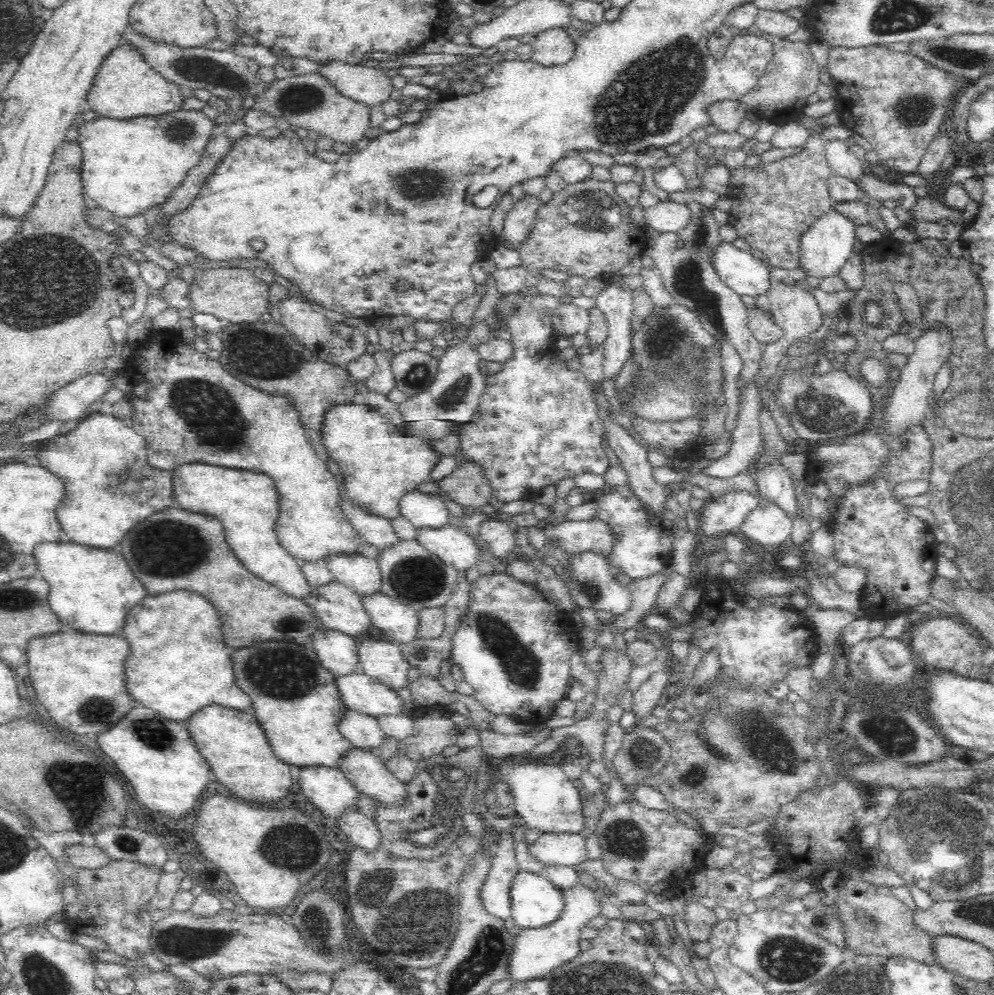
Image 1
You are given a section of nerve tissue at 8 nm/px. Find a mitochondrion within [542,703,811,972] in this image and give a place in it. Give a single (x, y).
(767, 745)

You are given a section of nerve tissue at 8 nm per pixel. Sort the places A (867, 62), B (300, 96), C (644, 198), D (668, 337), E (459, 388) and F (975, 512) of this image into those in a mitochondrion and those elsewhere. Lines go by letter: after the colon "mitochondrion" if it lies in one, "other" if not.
A: other
B: mitochondrion
C: other
D: mitochondrion
E: mitochondrion
F: mitochondrion

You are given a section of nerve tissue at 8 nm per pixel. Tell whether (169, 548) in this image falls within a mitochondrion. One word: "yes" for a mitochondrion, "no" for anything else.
yes

